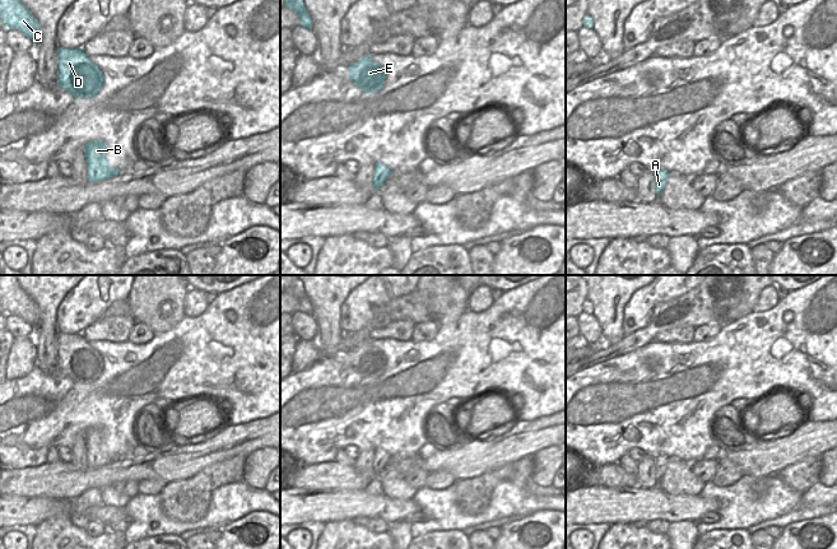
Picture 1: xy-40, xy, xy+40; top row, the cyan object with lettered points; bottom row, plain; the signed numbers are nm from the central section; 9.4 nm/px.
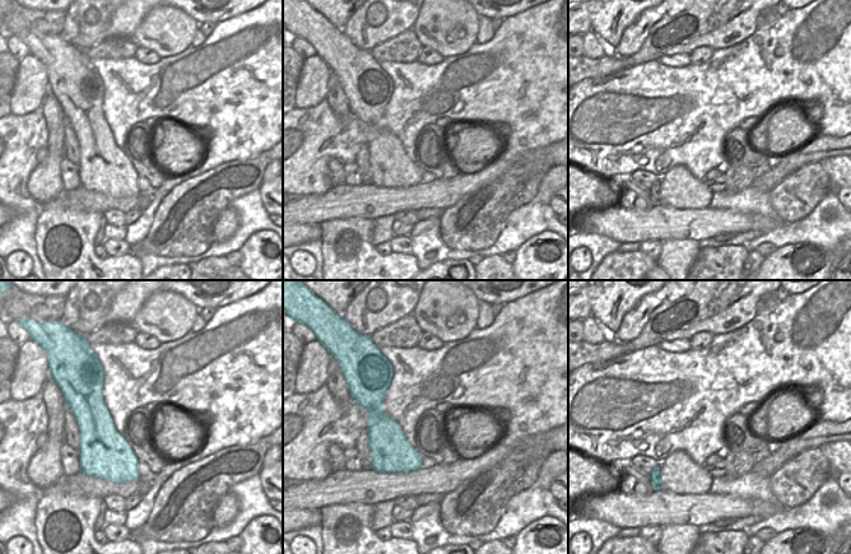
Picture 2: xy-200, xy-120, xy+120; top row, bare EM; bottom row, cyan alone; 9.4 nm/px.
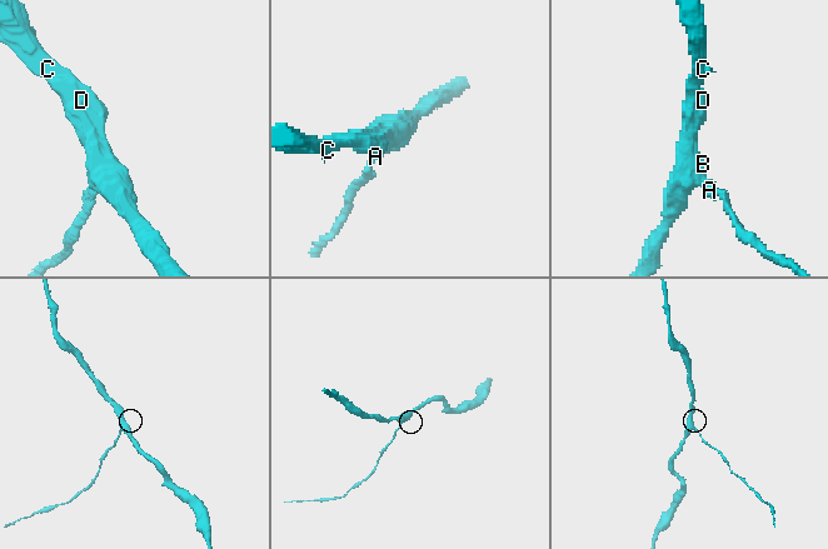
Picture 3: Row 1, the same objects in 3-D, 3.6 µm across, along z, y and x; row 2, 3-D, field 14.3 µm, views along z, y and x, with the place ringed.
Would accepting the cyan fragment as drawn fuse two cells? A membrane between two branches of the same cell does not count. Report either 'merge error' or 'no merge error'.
no merge error

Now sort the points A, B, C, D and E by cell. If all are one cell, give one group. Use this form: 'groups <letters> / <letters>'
groups A B C D E

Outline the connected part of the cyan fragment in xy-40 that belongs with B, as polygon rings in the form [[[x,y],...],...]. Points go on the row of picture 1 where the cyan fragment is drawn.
[[[92,140],[83,149],[88,167],[88,182],[104,181],[121,173],[110,166],[106,158],[108,146],[102,140]]]

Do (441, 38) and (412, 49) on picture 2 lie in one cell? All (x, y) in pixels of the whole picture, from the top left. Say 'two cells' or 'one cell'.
two cells

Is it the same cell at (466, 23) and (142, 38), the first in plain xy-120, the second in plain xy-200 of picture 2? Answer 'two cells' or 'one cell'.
one cell

